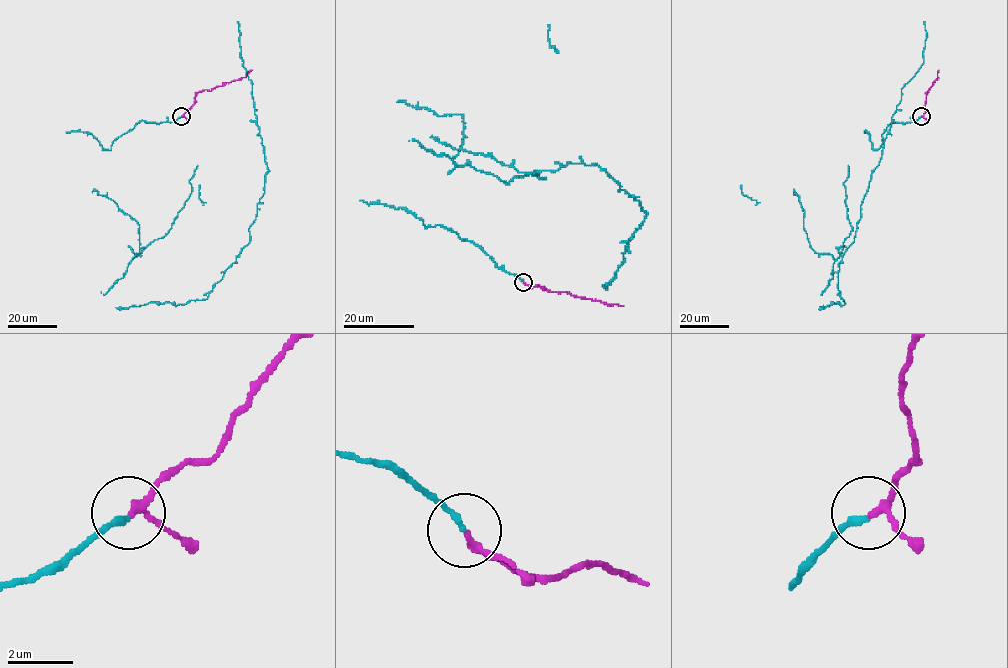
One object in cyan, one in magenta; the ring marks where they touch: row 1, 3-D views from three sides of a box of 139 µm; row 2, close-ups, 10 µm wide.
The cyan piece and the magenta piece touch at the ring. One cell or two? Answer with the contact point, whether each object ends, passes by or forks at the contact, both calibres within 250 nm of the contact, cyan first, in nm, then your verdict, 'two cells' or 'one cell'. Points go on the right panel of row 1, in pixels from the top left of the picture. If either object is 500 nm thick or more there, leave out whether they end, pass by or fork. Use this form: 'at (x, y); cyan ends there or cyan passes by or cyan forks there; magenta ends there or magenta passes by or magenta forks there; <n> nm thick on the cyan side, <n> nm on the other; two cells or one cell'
at (921, 116); cyan ends there; magenta passes by; 180 nm thick on the cyan side, 160 nm on the other; one cell

